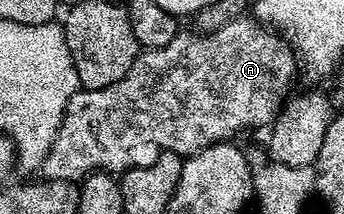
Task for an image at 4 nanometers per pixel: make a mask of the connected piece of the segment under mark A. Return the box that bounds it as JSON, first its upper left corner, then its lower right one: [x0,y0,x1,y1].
[39,17,298,183]

